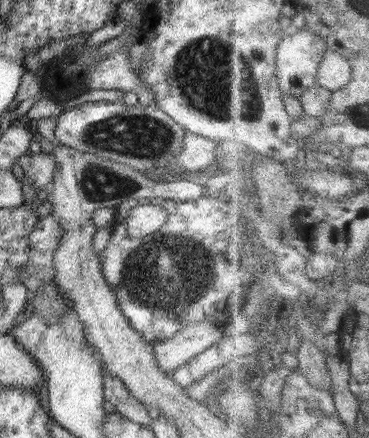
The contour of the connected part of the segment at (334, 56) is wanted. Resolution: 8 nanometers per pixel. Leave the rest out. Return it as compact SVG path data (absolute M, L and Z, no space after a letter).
M331 48L323 59L319 84L336 92L346 88L353 80L350 58Z

